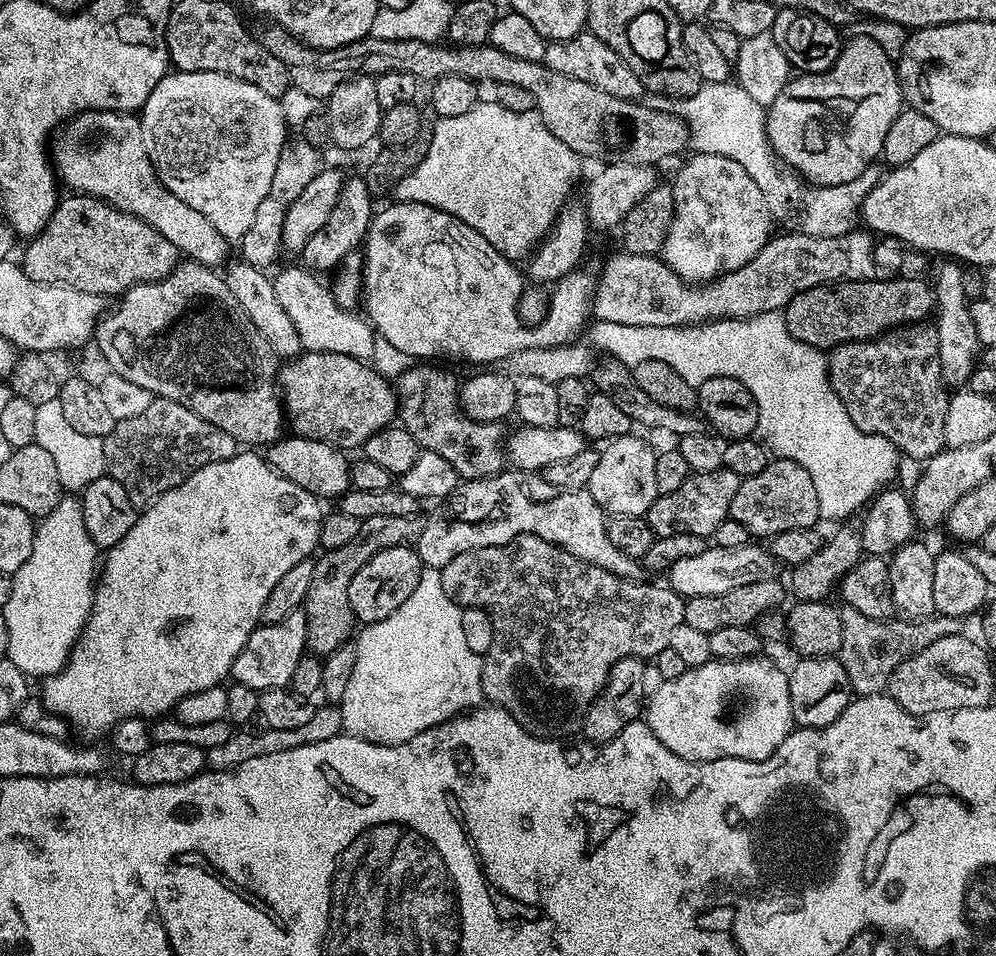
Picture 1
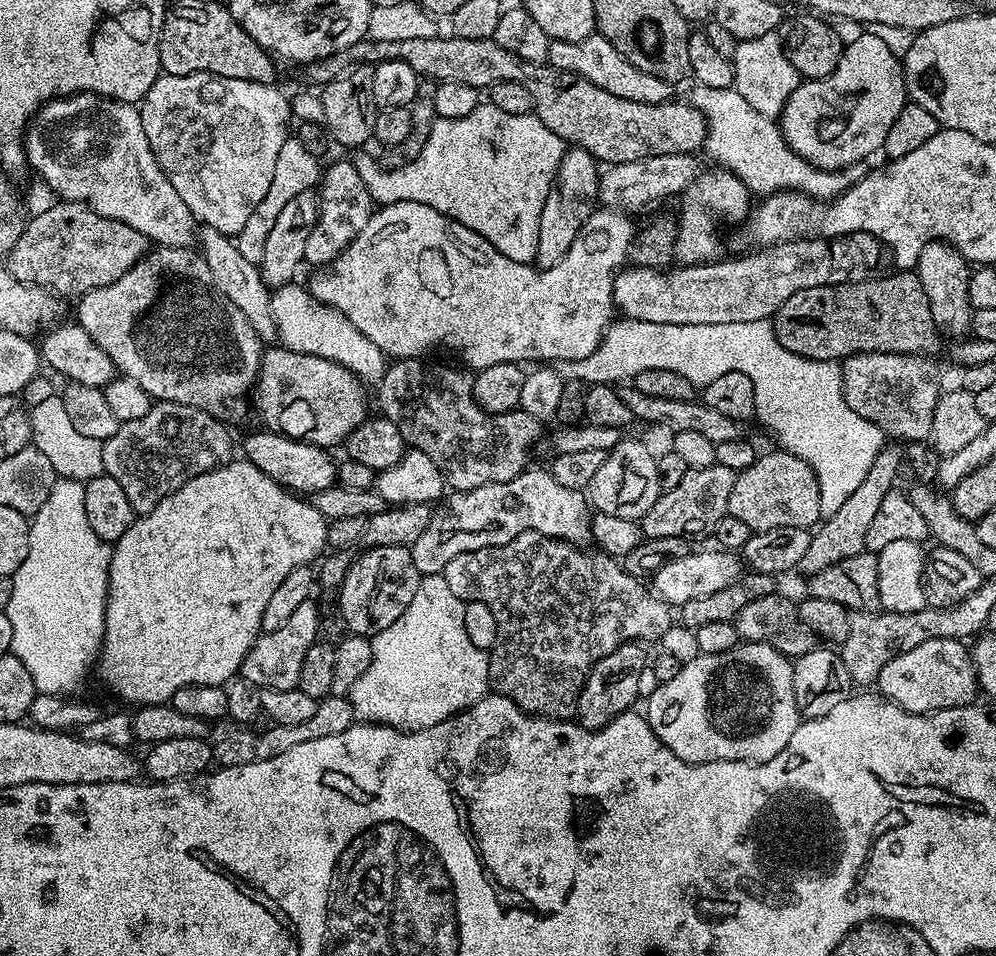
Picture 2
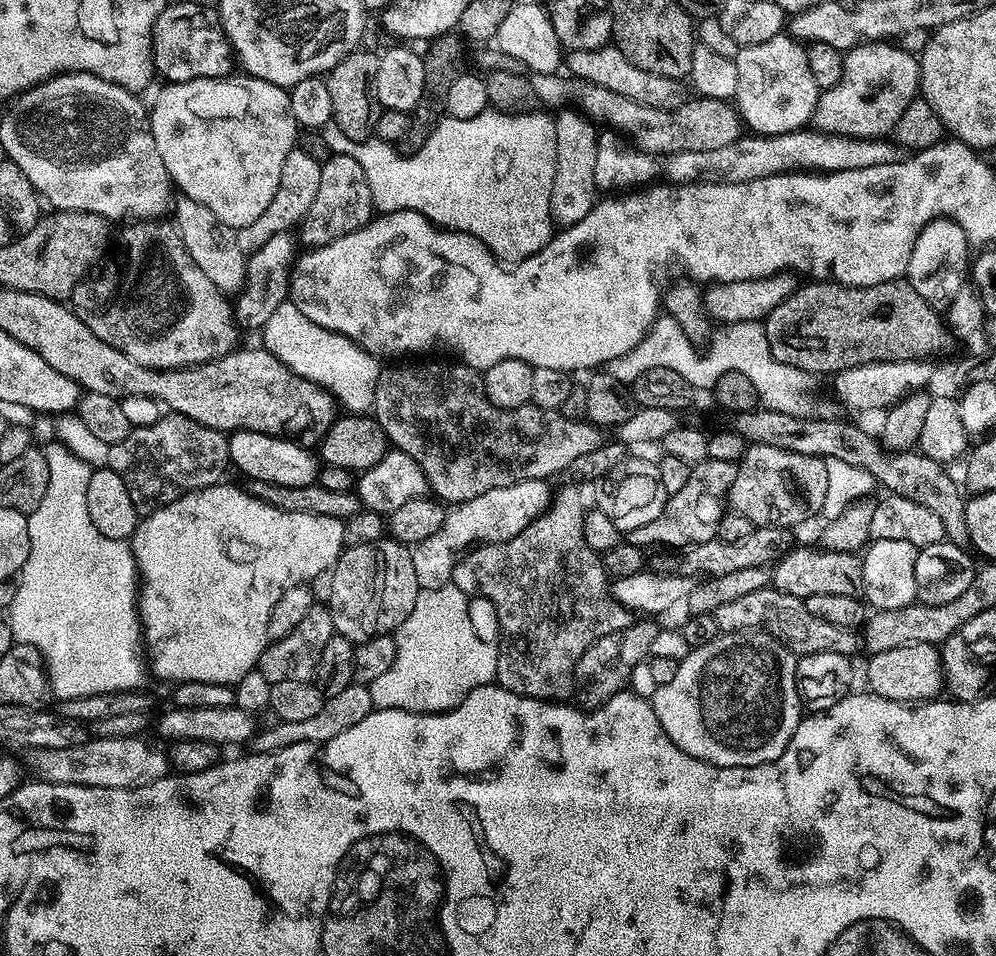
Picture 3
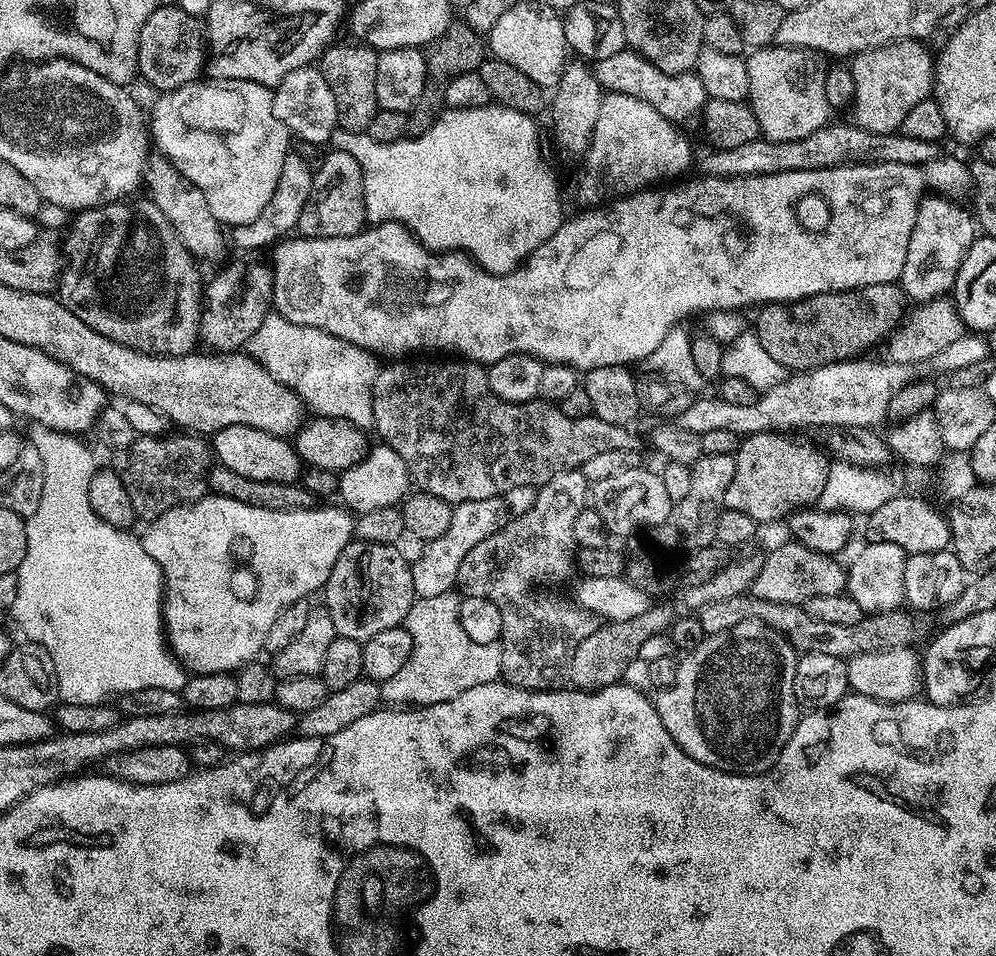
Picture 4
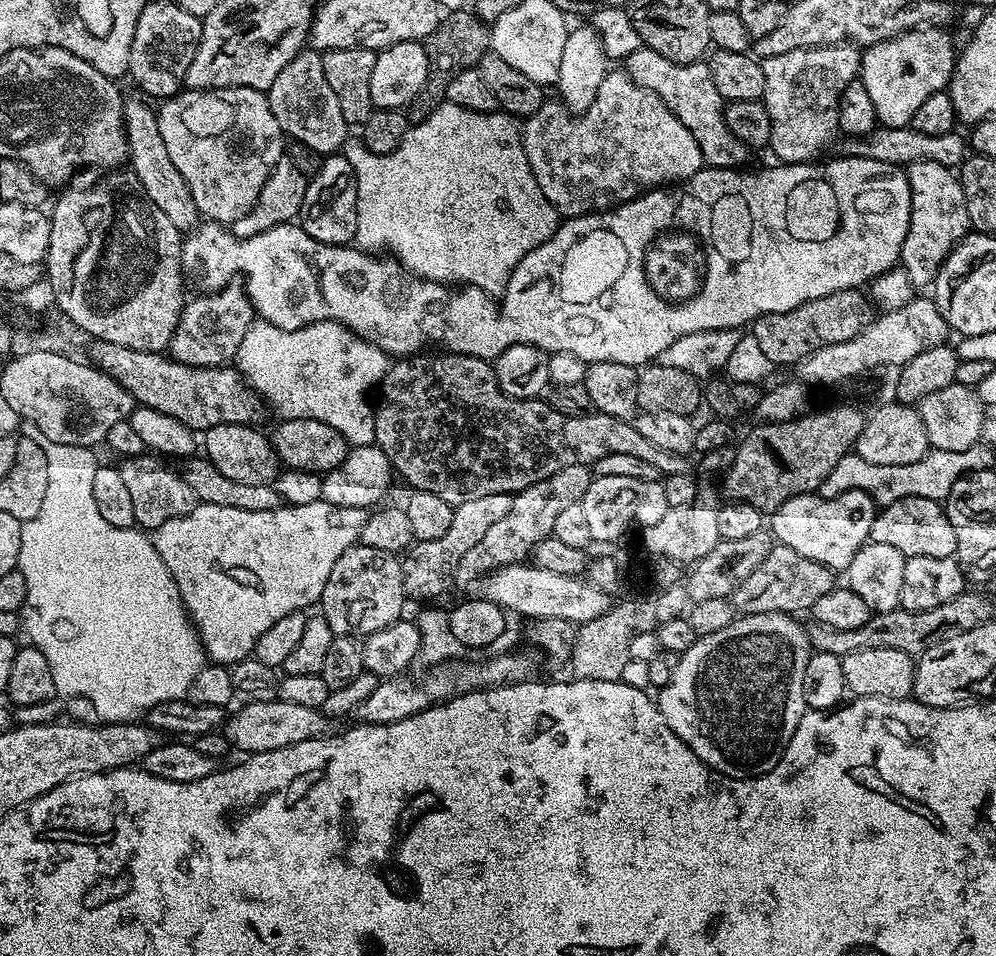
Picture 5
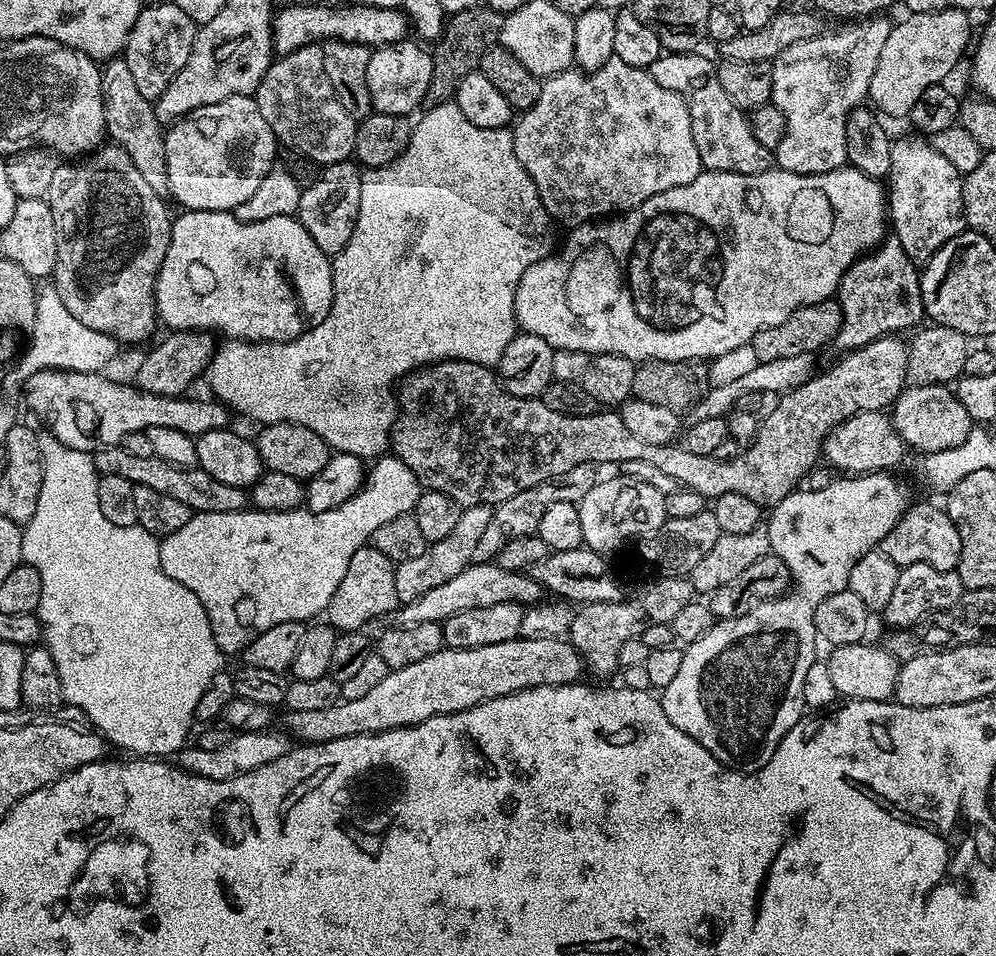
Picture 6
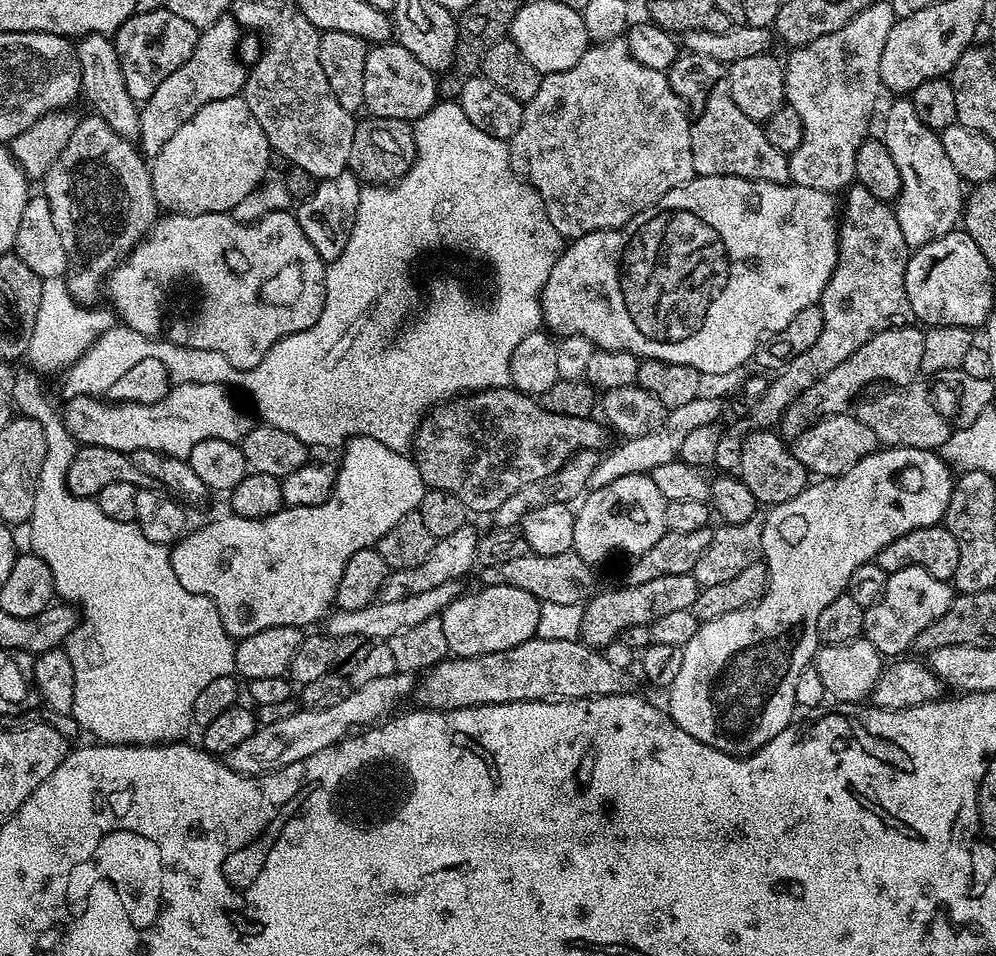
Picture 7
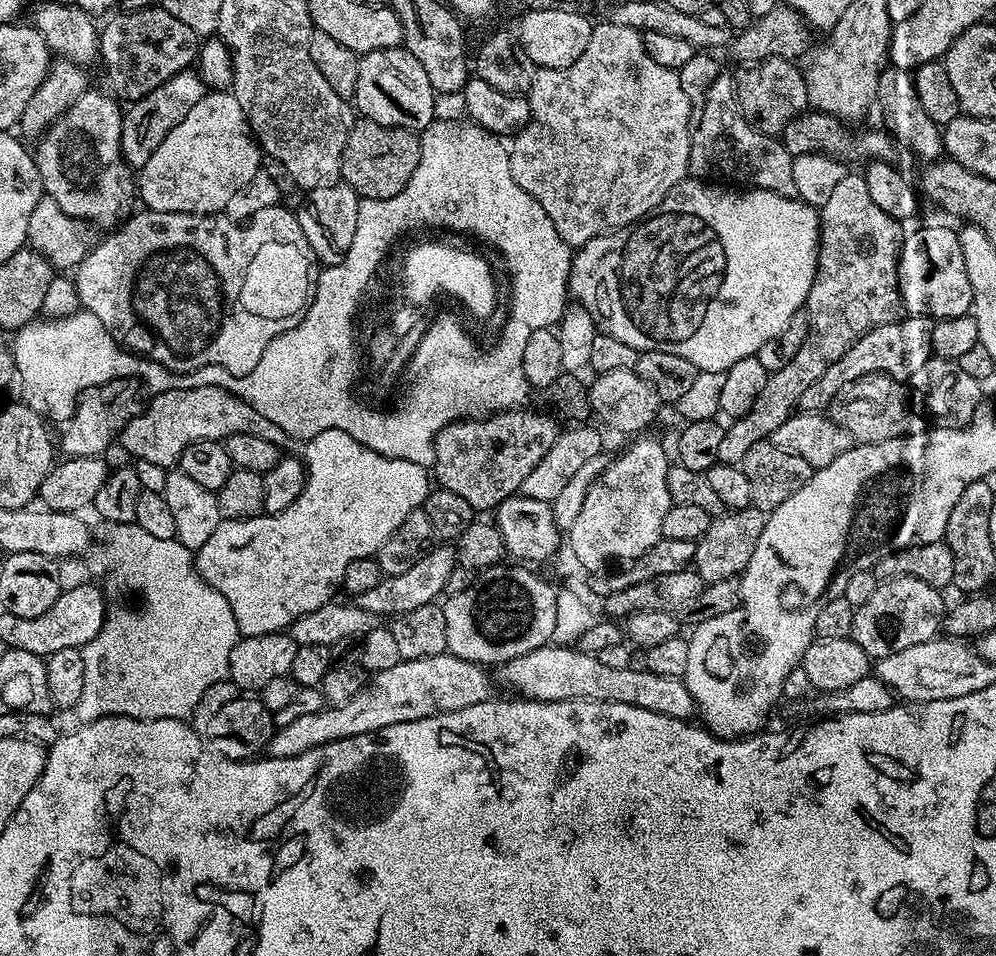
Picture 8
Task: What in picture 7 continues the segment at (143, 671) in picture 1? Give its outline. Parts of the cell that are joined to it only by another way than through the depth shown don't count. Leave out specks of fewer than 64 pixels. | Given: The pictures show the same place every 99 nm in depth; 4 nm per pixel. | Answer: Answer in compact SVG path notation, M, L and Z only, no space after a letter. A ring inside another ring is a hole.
M369 436L352 437L343 445L342 451L344 451L344 457L341 458L340 464L338 463L336 468L336 485L326 498L326 502L305 508L285 506L279 512L275 512L273 516L267 516L261 520L247 520L241 516L225 514L221 520L212 520L209 524L202 525L201 528L194 529L195 527L193 527L191 531L171 545L170 555L174 566L174 575L178 577L178 582L182 582L182 586L186 586L186 590L190 590L194 594L202 594L214 602L214 606L218 610L218 618L222 618L222 626L226 626L226 634L230 634L234 638L243 638L250 634L258 634L258 630L266 630L270 626L294 626L303 629L304 624L312 624L315 620L320 619L323 621L326 613L333 607L338 582L342 578L342 570L346 570L346 562L349 558L358 554L358 550L376 545L384 537L386 530L390 530L390 526L397 524L406 514L419 509L426 489L422 482L422 474L418 474L418 466L411 455L390 450L390 446L382 446L382 442L378 442Z

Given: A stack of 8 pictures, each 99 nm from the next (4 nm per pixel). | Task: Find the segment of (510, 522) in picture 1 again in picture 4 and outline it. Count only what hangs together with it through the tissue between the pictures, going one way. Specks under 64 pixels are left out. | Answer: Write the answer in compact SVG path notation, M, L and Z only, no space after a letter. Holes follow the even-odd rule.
M518 486L506 490L506 494L501 496L455 505L450 518L450 526L446 526L446 531L438 538L427 541L421 547L424 549L421 550L420 557L411 561L412 581L417 597L435 598L437 594L449 592L462 558L466 558L466 554L470 554L470 550L474 550L474 546L482 542L482 538L490 538L490 534L502 530L502 526L506 526L514 518L526 514L526 510L532 508L536 494L536 488Z

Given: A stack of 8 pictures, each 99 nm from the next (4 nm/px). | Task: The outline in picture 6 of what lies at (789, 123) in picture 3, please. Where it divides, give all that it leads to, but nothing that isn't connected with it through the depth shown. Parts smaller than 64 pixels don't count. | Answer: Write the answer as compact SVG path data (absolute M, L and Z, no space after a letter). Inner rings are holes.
M877 14L847 26L840 26L837 32L821 31L820 35L814 38L794 42L771 61L771 103L776 104L786 118L784 137L774 150L775 167L790 170L794 174L822 174L848 164L846 118L853 108L861 107L869 99L870 78L874 78L878 54L882 54L882 46L886 43L886 38L890 38L893 26L893 21L887 20L888 18L887 15Z

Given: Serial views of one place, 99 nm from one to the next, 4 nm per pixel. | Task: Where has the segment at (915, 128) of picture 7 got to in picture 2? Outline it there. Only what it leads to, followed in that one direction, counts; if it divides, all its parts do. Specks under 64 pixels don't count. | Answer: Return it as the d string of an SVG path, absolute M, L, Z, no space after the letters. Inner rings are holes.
M935 240L924 247L914 271L922 282L922 290L926 290L926 302L930 302L930 314L934 314L936 327L945 337L967 337L974 328L974 309L968 285L969 261L964 259L964 255L954 245Z

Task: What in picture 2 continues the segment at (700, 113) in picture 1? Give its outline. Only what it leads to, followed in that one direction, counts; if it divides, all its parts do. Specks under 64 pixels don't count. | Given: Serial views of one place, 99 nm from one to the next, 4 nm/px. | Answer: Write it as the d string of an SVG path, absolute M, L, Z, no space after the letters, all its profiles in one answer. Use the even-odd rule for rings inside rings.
M696 84L693 89L690 102L704 115L708 123L708 137L704 140L703 151L708 152L710 159L720 163L717 165L733 172L747 186L753 197L773 196L776 192L801 192L811 196L813 200L827 202L836 199L850 186L854 186L859 180L868 176L870 168L864 162L851 164L838 170L826 170L806 162L806 158L799 156L784 141L779 123L775 119L758 114L758 110L754 110L754 106L750 106L750 102L746 102L746 98L742 98L742 94L738 94L735 87L715 88L714 86Z

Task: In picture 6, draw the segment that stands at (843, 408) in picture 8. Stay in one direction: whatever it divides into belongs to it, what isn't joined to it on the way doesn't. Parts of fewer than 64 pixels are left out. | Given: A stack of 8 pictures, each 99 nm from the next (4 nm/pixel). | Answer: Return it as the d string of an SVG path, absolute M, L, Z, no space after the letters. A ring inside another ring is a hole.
M942 384L905 387L896 403L891 405L890 419L905 445L909 449L917 448L920 454L950 450L950 446L958 446L958 442L964 442L966 434L970 434L974 427L970 414L966 414L966 406L958 402L955 391Z

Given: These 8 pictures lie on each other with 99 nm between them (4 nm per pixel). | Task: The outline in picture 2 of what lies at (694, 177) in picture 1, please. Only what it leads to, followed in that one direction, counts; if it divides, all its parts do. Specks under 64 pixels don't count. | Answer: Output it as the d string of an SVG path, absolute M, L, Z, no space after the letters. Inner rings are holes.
M727 170L718 172L701 171L698 179L683 193L676 229L676 260L681 265L706 264L721 255L720 236L716 233L716 220L712 215L724 220L747 221L753 207L754 197L747 186Z

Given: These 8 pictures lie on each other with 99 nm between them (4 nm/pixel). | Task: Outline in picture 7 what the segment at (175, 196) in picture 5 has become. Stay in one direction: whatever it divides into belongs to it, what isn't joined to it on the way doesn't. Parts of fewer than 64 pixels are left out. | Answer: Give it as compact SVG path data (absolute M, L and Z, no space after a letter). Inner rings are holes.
M94 34L81 36L75 41L76 62L80 65L80 90L83 99L92 103L91 111L104 119L120 136L139 137L140 108L130 98L126 81L122 79L122 66L118 62L115 43L108 36Z

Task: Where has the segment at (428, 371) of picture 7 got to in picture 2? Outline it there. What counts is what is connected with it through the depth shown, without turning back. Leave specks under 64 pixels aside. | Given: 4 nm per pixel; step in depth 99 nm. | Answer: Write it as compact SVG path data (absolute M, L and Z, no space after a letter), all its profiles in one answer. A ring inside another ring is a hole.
M484 102L466 118L437 118L421 156L409 165L385 170L377 157L375 160L367 156L364 150L355 153L354 163L362 182L366 182L366 190L377 205L422 202L486 238L486 242L490 242L494 250L506 254L506 258L532 264L538 254L538 228L542 222L542 210L556 182L556 171L560 168L565 151L564 141L534 114L506 114L493 104ZM293 282L275 289L272 292L272 313L276 323L276 335L283 347L338 362L362 382L376 382L384 375L384 352L378 350L378 346L374 346L374 342L370 342L370 338L366 338L366 334L362 334L362 330L358 330L358 326L354 326L350 318L313 298L303 283Z

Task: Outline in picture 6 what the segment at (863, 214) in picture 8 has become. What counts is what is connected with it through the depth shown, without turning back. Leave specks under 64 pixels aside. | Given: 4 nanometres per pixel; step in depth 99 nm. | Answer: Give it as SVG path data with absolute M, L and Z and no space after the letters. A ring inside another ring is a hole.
M894 238L877 244L845 270L834 299L840 305L840 329L834 339L840 350L861 348L880 336L901 333L902 328L915 329L925 319L918 266Z

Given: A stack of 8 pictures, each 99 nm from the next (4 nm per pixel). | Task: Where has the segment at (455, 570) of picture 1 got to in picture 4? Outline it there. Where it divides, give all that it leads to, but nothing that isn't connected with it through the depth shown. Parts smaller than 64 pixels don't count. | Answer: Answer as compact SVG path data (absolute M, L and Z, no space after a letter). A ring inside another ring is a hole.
M579 470L559 472L550 478L550 482L539 485L532 508L526 510L518 518L514 518L502 530L490 534L490 538L482 538L456 571L455 583L460 584L459 591L464 596L486 598L498 606L498 614L502 614L502 634L498 641L502 654L500 675L506 684L516 688L529 688L531 692L551 692L565 675L568 663L572 660L574 650L598 626L598 617L590 610L581 608L575 599L567 600L564 596L552 592L560 588L572 576L572 568L577 567L576 554L578 545L574 538L574 521L580 511L586 507L590 496L588 479Z

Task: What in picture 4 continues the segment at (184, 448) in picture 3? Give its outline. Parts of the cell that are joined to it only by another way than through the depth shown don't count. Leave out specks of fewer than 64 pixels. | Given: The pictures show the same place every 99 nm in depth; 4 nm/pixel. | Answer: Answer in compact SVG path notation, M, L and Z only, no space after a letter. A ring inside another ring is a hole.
M176 434L172 436L142 436L123 453L124 461L118 464L122 486L130 494L137 517L141 521L157 520L166 510L180 504L193 504L209 491L208 474L214 464L209 445L199 435Z

